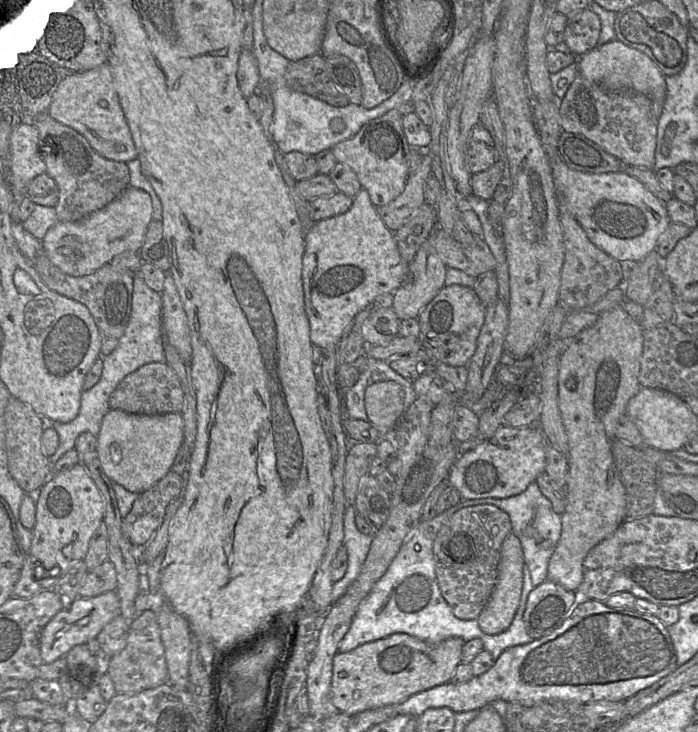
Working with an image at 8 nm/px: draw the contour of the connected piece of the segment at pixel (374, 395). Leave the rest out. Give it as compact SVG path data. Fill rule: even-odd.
M393 380L371 383L365 390L368 421L382 436L391 435L404 413L404 391Z

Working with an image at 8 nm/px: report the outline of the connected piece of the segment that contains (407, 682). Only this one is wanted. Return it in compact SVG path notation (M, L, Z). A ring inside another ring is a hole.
M395 633L346 653L337 652L332 664L331 702L339 713L353 715L399 704L417 693L448 683L461 663L464 644L457 637L433 644Z

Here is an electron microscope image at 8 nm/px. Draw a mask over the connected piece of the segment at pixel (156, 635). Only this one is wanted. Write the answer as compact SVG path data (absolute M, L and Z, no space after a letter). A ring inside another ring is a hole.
M147 609L138 613L130 624L125 648L112 656L106 673L111 677L117 694L134 695L168 681L165 648L155 611Z

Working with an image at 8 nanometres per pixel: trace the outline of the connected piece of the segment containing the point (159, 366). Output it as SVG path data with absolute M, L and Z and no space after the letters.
M148 363L128 374L109 396L110 409L131 414L180 413L184 405L183 391L177 375L166 363Z

